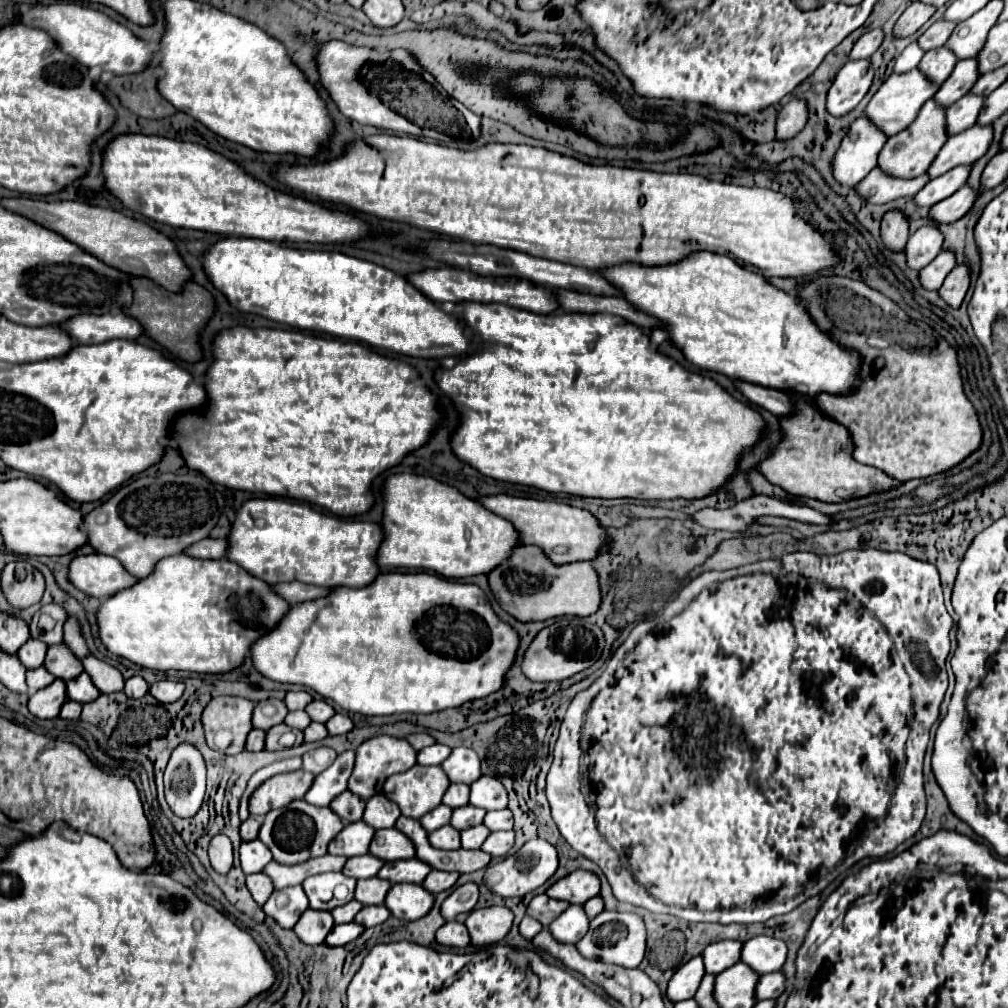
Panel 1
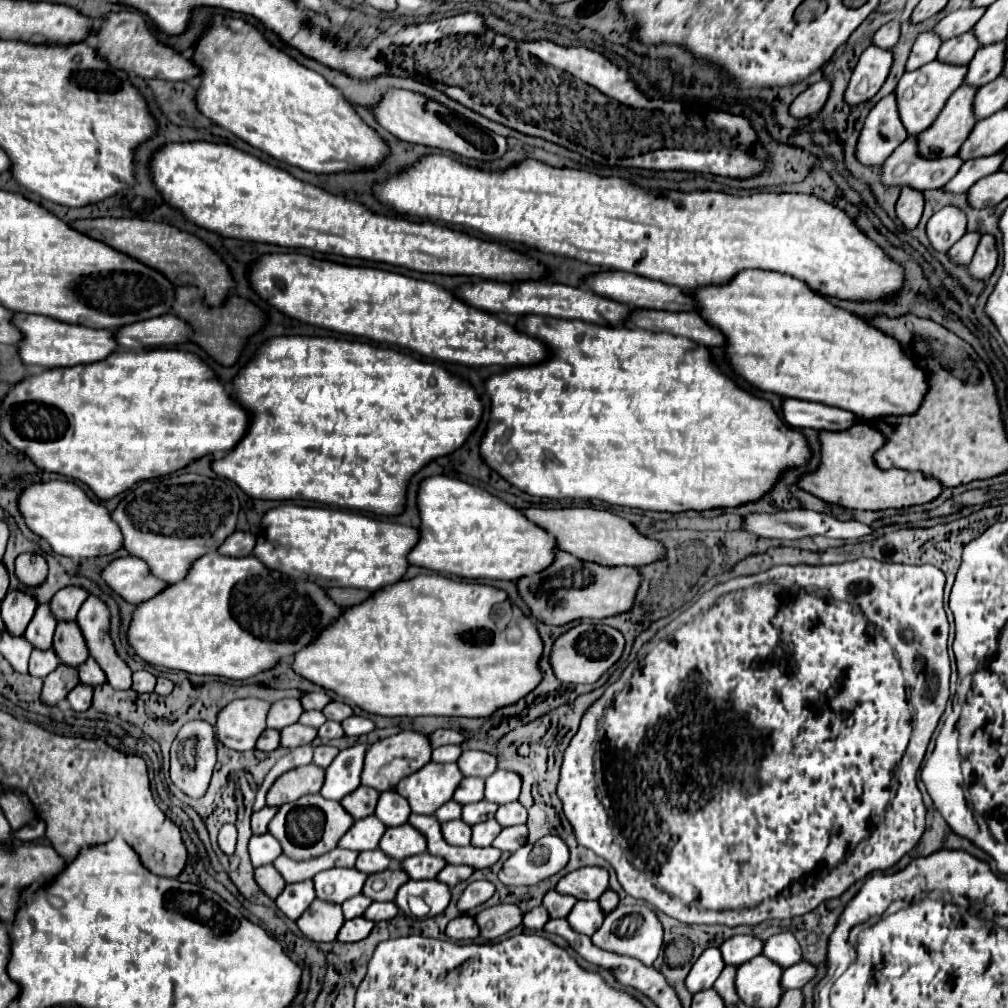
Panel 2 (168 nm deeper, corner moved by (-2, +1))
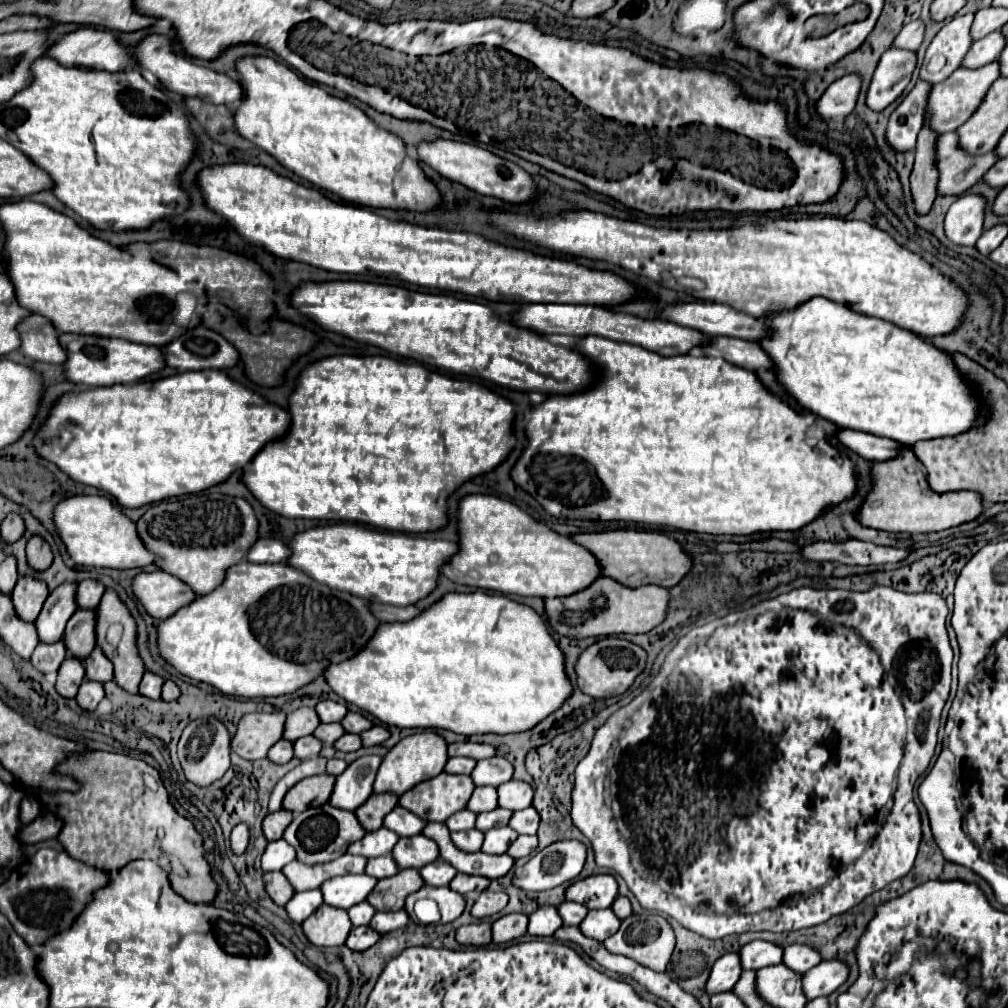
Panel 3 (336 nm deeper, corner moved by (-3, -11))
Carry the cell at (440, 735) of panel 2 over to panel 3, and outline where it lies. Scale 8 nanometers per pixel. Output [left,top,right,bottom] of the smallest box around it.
[448,742,496,760]

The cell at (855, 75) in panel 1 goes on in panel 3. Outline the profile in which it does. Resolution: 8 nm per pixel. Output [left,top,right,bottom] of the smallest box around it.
[866,48,916,110]

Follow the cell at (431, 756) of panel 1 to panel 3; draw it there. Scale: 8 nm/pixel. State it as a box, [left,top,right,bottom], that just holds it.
[444,758,476,774]

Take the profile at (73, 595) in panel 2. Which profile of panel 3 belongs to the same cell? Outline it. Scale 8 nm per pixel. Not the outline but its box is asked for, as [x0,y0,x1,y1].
[76,580,106,608]

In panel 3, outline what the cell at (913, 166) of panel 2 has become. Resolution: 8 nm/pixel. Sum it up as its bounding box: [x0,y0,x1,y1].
[938,132,998,194]

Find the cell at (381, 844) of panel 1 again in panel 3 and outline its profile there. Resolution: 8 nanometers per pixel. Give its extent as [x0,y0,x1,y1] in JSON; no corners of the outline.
[392,834,438,870]

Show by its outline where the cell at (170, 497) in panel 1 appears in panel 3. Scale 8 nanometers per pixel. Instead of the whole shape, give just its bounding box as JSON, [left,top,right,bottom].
[138,492,258,594]

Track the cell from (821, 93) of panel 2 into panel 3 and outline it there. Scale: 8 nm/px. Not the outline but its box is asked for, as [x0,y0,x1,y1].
[816,74,862,118]

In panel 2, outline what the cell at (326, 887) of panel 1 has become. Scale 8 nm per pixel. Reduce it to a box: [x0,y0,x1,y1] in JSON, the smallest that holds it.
[313,868,367,904]

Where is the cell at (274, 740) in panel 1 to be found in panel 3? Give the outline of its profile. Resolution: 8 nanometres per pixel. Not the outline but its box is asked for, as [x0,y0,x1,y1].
[294,736,322,760]

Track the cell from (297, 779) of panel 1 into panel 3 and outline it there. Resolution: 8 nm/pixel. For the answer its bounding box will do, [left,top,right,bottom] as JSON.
[284,774,336,814]

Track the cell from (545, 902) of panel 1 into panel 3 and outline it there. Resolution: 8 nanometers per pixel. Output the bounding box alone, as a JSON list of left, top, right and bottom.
[558,902,588,926]

